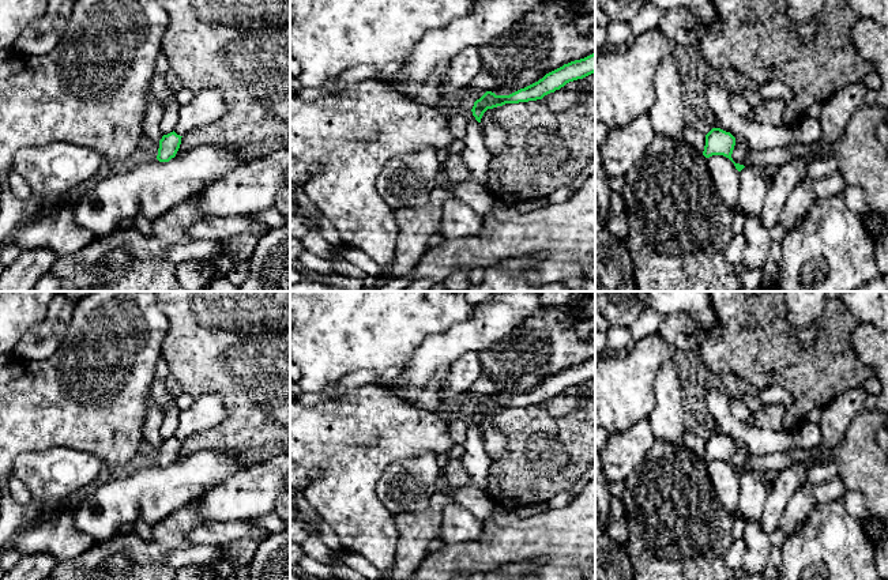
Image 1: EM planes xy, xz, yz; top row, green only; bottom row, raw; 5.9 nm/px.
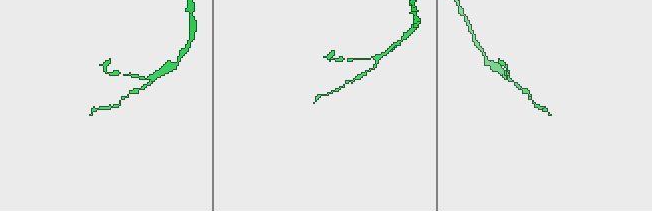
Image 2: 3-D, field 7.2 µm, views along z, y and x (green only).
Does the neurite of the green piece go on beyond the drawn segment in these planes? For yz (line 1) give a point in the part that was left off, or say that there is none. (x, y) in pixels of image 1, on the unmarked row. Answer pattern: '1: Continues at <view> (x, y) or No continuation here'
1: No continuation here

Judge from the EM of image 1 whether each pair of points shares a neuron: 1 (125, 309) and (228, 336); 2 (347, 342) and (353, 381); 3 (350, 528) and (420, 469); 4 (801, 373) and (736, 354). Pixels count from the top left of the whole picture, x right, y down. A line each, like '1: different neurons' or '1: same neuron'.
1: different neurons
2: different neurons
3: different neurons
4: same neuron

